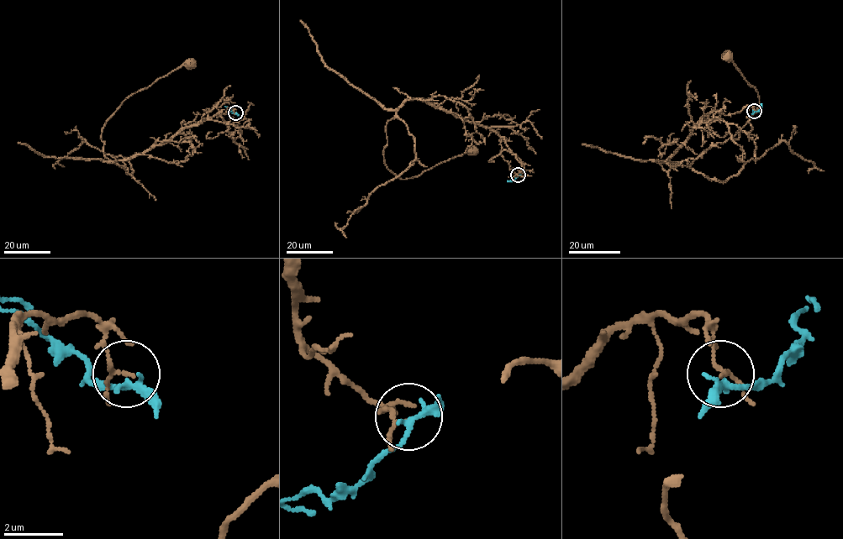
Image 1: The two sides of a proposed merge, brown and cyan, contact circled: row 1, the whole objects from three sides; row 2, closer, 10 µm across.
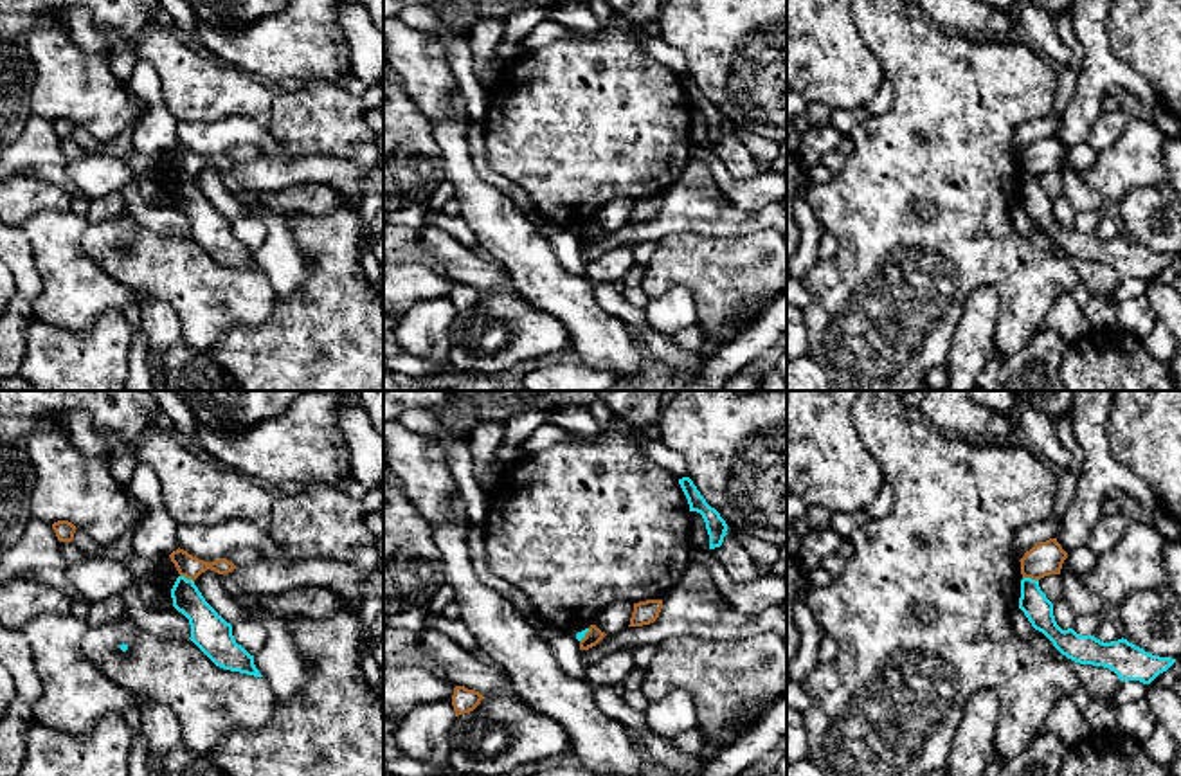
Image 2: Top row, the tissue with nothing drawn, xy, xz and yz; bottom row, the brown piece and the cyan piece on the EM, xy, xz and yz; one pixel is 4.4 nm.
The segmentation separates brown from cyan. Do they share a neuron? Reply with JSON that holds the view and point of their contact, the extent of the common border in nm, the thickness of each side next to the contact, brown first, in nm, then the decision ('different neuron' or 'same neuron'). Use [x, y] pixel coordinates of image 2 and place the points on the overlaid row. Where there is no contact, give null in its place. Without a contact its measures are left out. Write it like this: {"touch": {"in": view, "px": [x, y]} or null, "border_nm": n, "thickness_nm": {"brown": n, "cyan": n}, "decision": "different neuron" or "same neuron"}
{"touch": {"in": "yz", "px": [1030, 577]}, "border_nm": 70, "thickness_nm": {"brown": 150, "cyan": 130}, "decision": "different neuron"}

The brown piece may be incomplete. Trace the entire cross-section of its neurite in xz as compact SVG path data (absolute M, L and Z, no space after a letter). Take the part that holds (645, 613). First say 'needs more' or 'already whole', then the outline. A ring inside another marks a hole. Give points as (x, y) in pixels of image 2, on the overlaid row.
already whole; M646 600L634 603L634 612L628 627L643 627L654 623L659 618L661 609L663 600Z

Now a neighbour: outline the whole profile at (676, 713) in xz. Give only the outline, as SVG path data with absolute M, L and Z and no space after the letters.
M675 690L657 702L650 702L645 711L650 731L664 738L699 729L697 708L688 691Z

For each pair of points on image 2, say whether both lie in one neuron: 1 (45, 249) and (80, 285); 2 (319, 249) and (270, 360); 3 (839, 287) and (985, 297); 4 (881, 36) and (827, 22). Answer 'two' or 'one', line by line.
1: one
2: one
3: two
4: two

